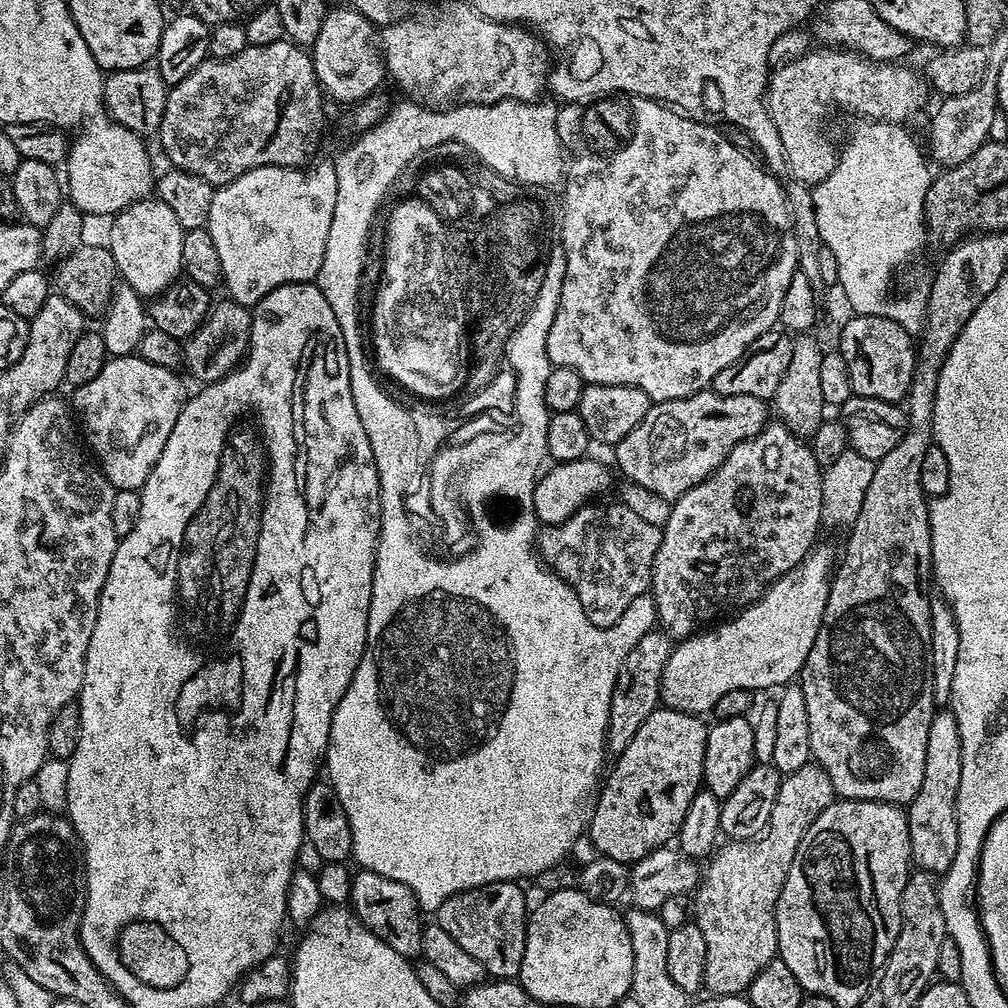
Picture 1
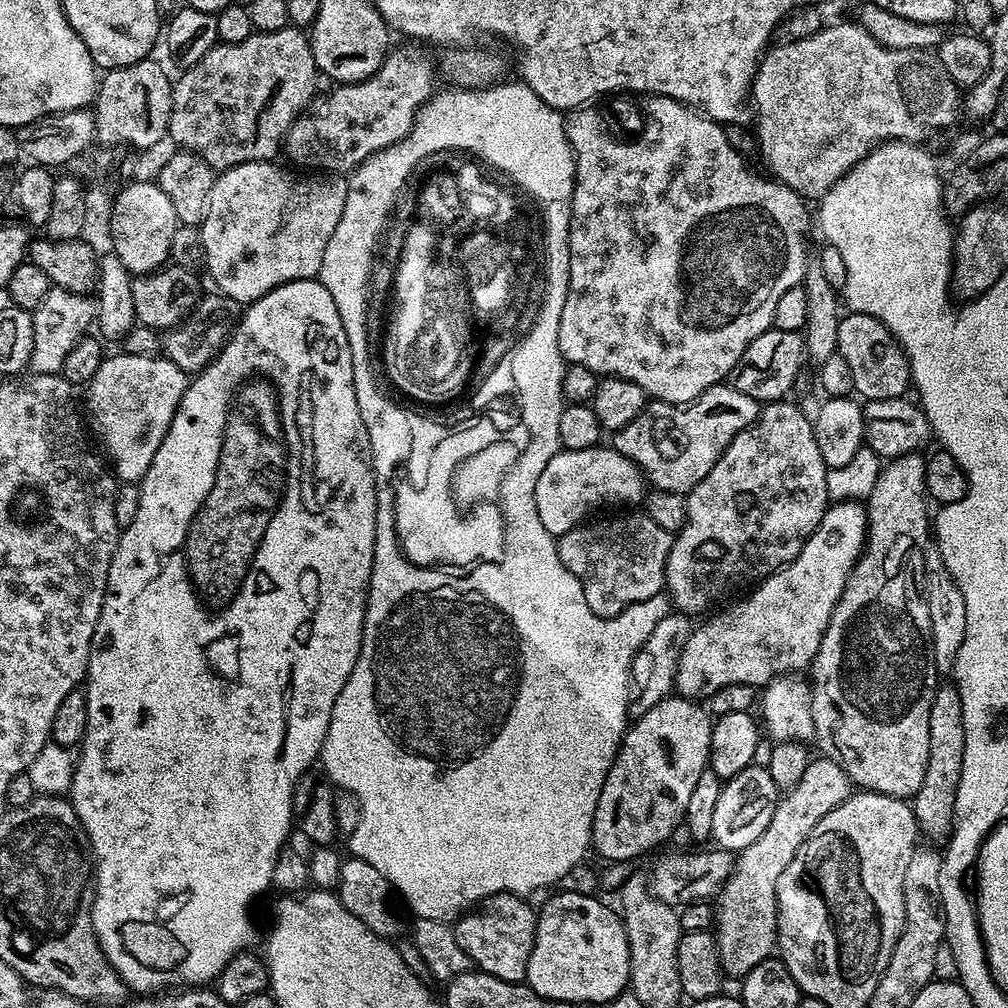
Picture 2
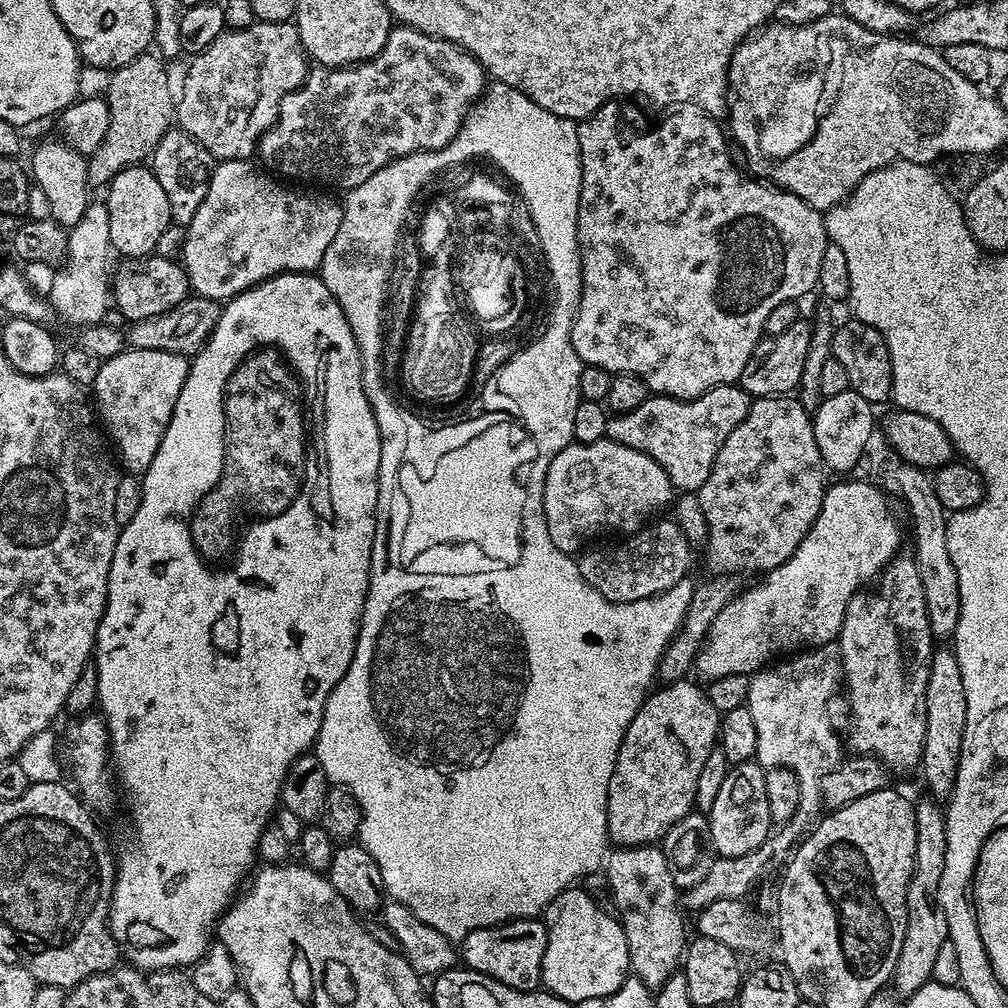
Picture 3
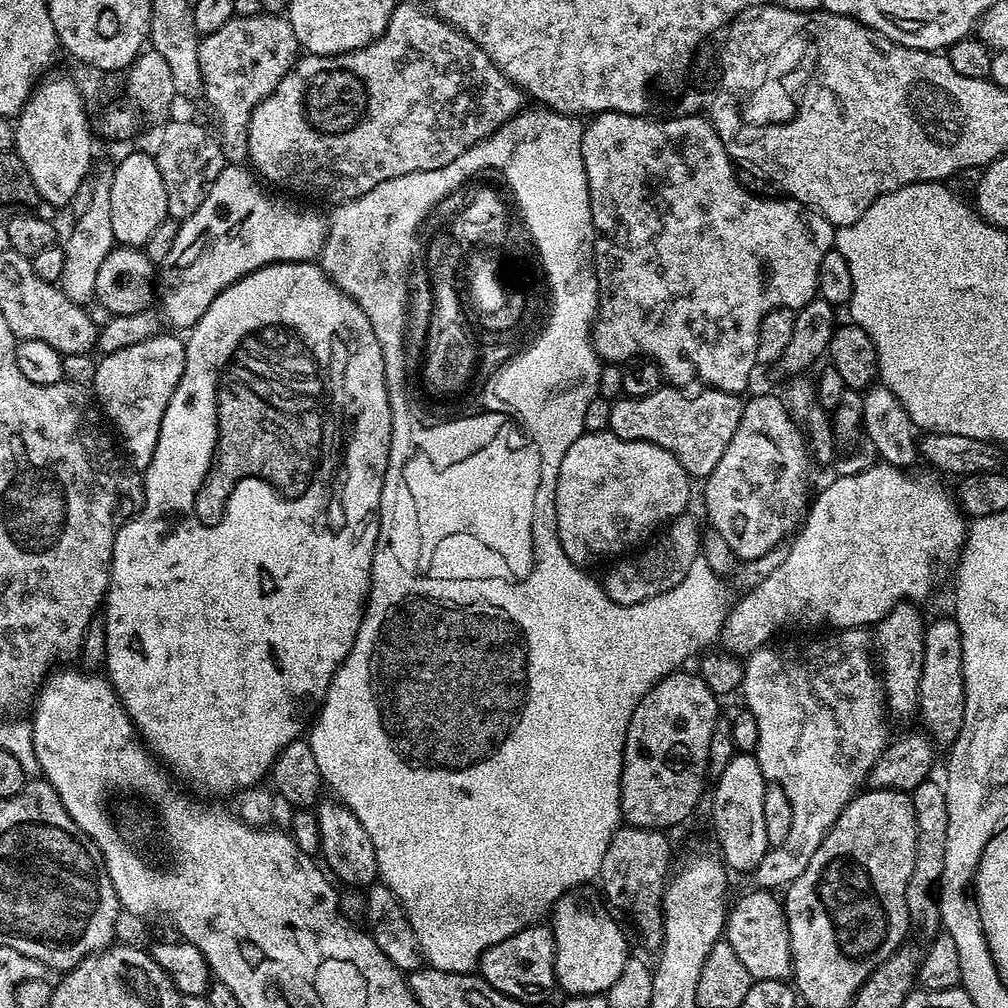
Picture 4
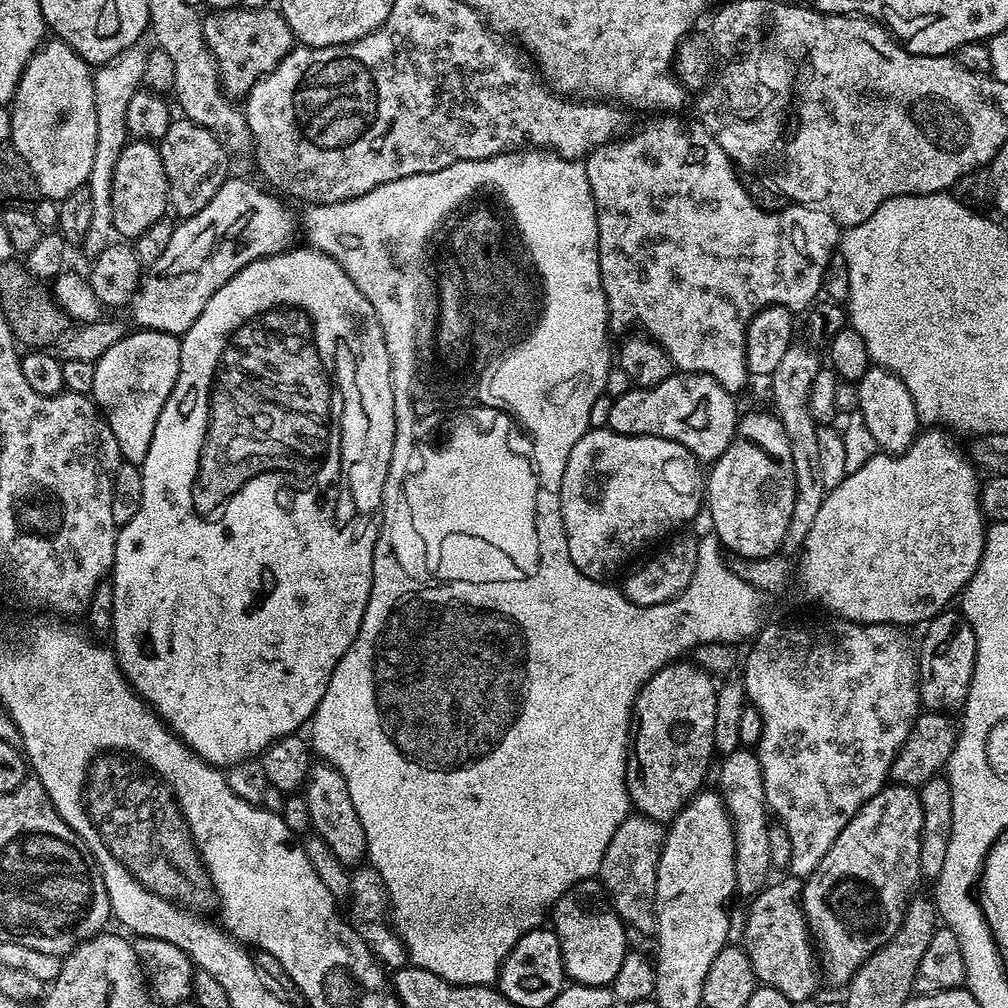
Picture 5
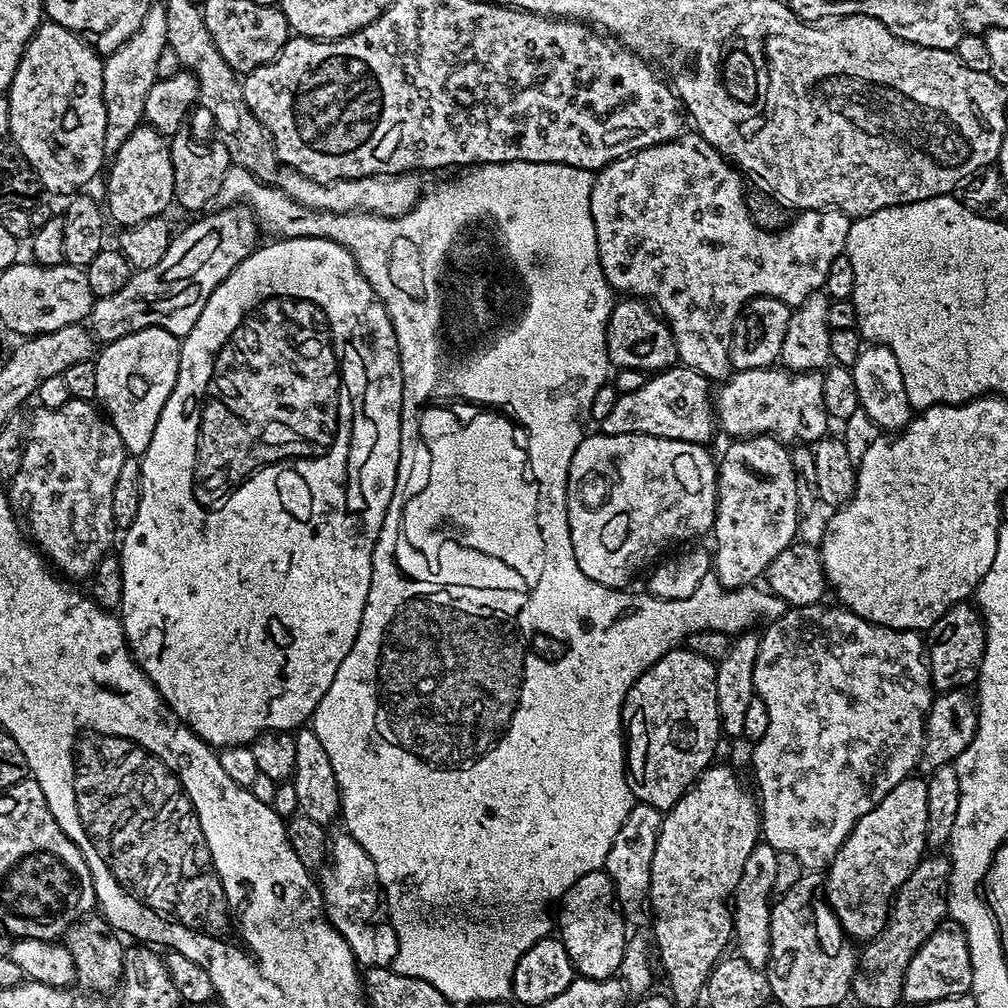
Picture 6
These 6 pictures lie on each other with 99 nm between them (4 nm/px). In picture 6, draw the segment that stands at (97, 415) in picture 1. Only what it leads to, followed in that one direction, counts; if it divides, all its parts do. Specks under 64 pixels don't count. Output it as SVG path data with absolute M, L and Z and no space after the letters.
M147 328L105 343L101 347L104 348L101 352L99 349L98 355L95 357L98 370L96 400L99 407L106 413L107 419L112 421L114 430L118 430L118 438L122 438L125 453L140 458L150 446L150 438L154 438L158 418L176 385L180 369L180 345L181 341L174 334L161 328Z

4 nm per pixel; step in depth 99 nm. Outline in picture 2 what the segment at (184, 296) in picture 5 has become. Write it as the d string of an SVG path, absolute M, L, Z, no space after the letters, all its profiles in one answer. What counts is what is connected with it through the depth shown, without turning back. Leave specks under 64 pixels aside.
M251 160L245 164L239 164L233 168L225 168L217 175L214 186L210 190L210 202L208 213L204 220L198 225L202 246L204 247L203 267L208 268L208 276L217 284L219 291L225 296L234 298L241 306L253 304L258 298L265 296L270 290L274 290L283 284L289 284L295 280L311 280L319 277L322 266L322 254L326 254L326 246L338 230L338 218L342 218L342 210L346 206L346 194L348 193L348 180L344 178L320 178L324 180L307 180L304 176L295 176L284 168L279 168L279 163L266 160Z

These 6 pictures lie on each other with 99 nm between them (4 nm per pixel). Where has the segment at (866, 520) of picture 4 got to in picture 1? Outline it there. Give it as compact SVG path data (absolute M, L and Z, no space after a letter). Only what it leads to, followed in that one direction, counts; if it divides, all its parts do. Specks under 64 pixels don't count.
M813 547L798 567L777 578L759 600L748 605L739 614L733 615L736 616L733 620L728 620L721 628L712 628L709 632L697 631L673 647L666 662L666 670L662 670L660 679L663 707L679 712L708 714L718 702L718 698L722 698L722 694L729 690L757 690L756 688L772 688L775 684L784 686L799 677L808 662L814 638L818 638L818 630L822 626L828 601L828 585L834 572L834 556L832 560L831 550L820 547Z

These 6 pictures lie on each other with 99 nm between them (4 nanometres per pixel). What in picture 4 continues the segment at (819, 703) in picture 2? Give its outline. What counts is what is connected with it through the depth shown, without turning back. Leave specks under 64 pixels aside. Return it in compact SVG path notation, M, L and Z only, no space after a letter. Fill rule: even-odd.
M901 602L874 628L874 648L878 653L879 663L880 660L884 663L882 687L886 712L889 717L897 716L900 720L915 717L920 706L920 679L922 678L926 620L920 617L920 612L916 608L919 607L915 603ZM878 651L880 651L880 656Z

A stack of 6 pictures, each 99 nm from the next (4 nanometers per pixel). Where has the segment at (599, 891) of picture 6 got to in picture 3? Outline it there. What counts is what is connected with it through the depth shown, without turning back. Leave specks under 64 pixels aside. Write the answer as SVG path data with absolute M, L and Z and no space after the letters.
M573 886L559 892L542 913L548 927L548 941L546 954L542 954L541 985L574 1006L580 1006L583 1000L603 1001L629 975L626 934L619 919L608 912L596 905L590 893Z

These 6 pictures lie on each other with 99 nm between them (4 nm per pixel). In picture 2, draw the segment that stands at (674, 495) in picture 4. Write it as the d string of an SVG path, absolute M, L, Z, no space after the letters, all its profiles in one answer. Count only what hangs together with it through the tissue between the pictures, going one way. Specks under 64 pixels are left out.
M611 446L557 452L550 462L546 462L546 470L538 474L538 482L534 486L538 518L554 538L566 534L577 524L585 523L587 516L584 515L603 504L639 505L645 496L646 477L640 467Z

